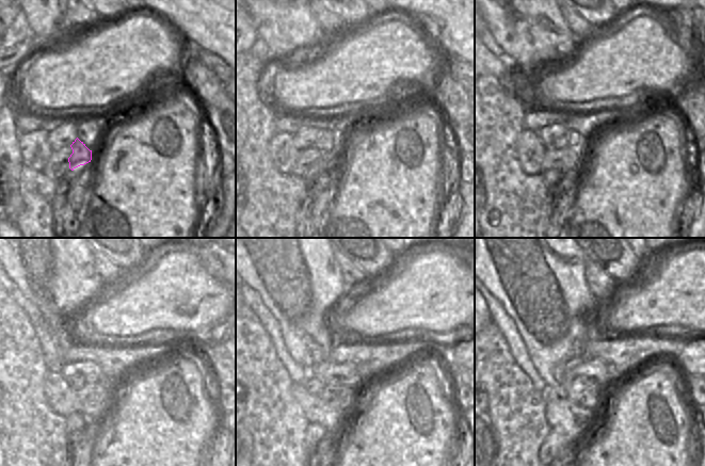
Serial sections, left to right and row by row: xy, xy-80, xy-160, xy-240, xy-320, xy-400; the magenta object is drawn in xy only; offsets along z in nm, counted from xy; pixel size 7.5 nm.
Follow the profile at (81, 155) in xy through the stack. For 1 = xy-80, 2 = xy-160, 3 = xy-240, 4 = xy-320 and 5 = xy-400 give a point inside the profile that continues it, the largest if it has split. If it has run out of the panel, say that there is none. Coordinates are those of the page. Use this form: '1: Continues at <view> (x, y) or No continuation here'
1: Continues at xy-80 (317, 165)
2: Continues at xy-160 (555, 166)
3: Continues at xy-240 (75, 422)
4: Continues at xy-320 (315, 433)
5: Continues at xy-400 (554, 445)

